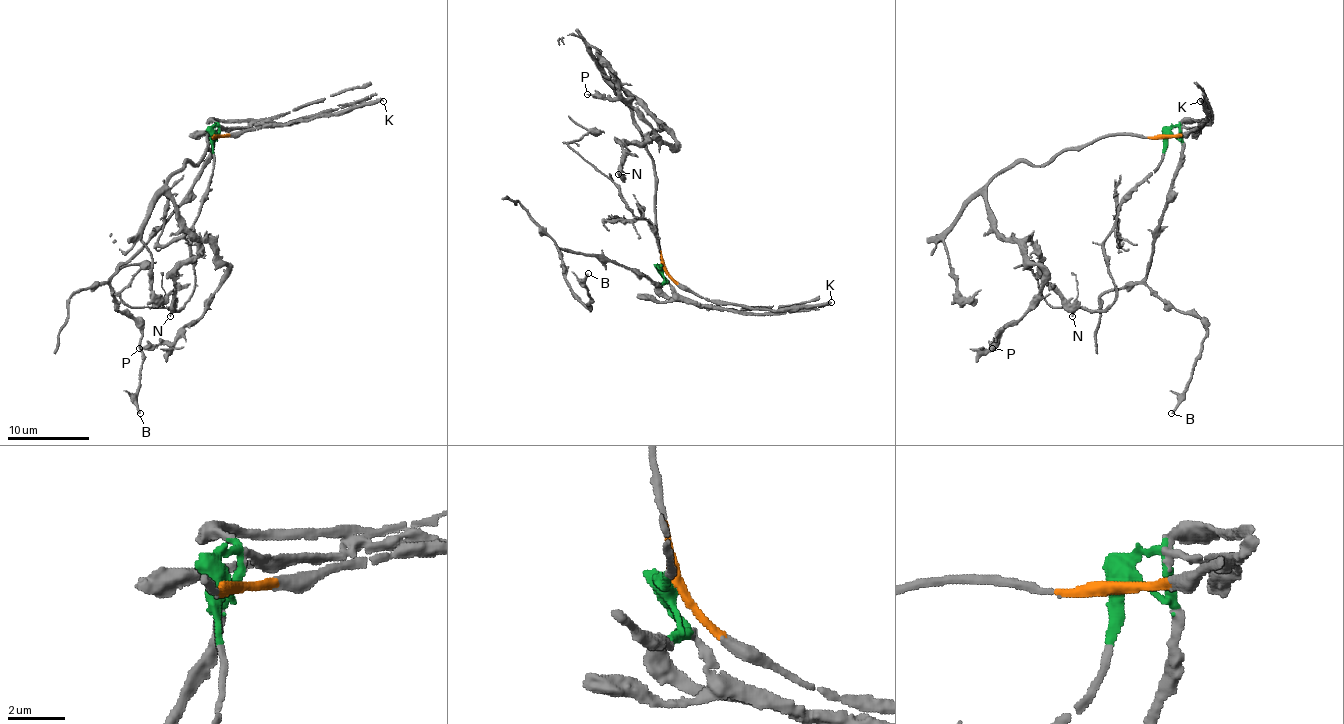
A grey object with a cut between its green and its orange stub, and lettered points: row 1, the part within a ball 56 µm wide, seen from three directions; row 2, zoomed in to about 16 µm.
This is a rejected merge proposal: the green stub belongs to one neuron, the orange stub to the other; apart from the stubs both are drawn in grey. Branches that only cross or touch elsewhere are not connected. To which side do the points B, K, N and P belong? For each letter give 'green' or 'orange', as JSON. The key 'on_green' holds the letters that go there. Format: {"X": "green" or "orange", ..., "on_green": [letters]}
{"B": "green", "K": "orange", "N": "orange", "P": "orange", "on_green": ["B"]}

